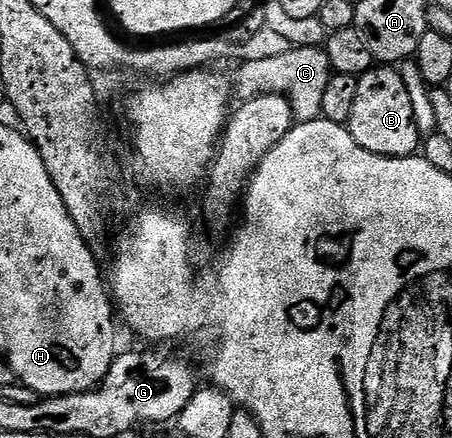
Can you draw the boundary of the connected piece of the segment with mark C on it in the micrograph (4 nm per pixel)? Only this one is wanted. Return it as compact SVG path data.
M297 47L282 57L243 62L239 69L239 100L248 102L258 96L283 95L299 124L313 124L323 116L326 93L334 74L325 48Z

